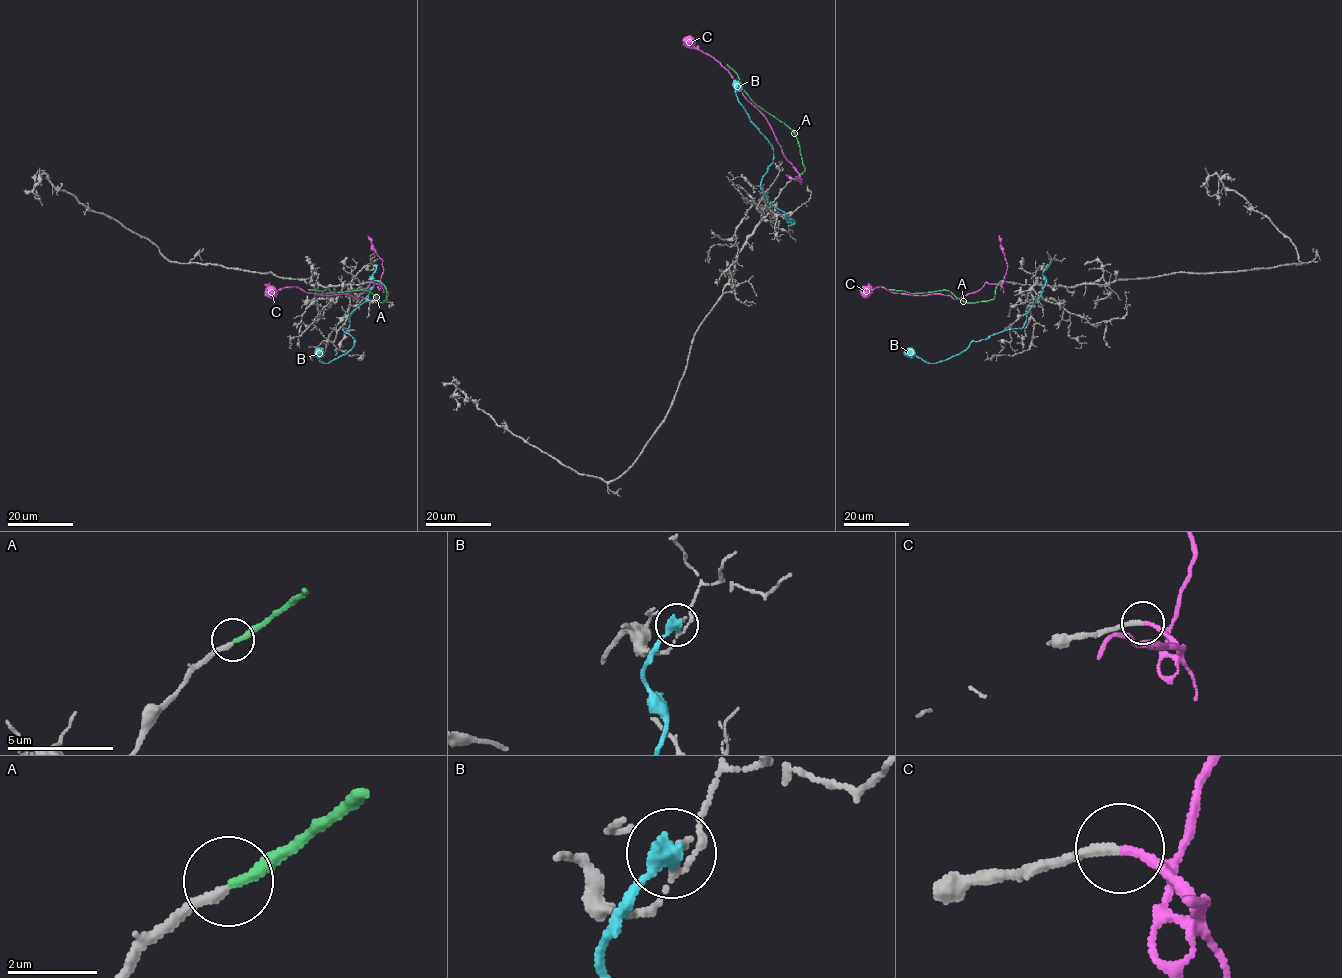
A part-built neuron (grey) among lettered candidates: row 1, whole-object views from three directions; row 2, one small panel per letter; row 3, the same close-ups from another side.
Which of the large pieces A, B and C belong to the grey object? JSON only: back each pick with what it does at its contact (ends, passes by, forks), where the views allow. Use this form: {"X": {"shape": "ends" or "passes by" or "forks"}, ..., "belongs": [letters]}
{"C": {"shape": "ends"}, "belongs": ["C"]}

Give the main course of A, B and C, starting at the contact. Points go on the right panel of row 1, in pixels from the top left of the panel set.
A: (1002, 280), (992, 299), (977, 302), (965, 302), (946, 290), (912, 293), (888, 289)
B: (1047, 265), (1042, 273), (1045, 286), (1021, 328), (972, 341), (959, 353), (936, 363), (904, 352)
C: (1003, 280), (1000, 284), (986, 283), (977, 291), (954, 299), (940, 294), (894, 293), (878, 287), (861, 292)

